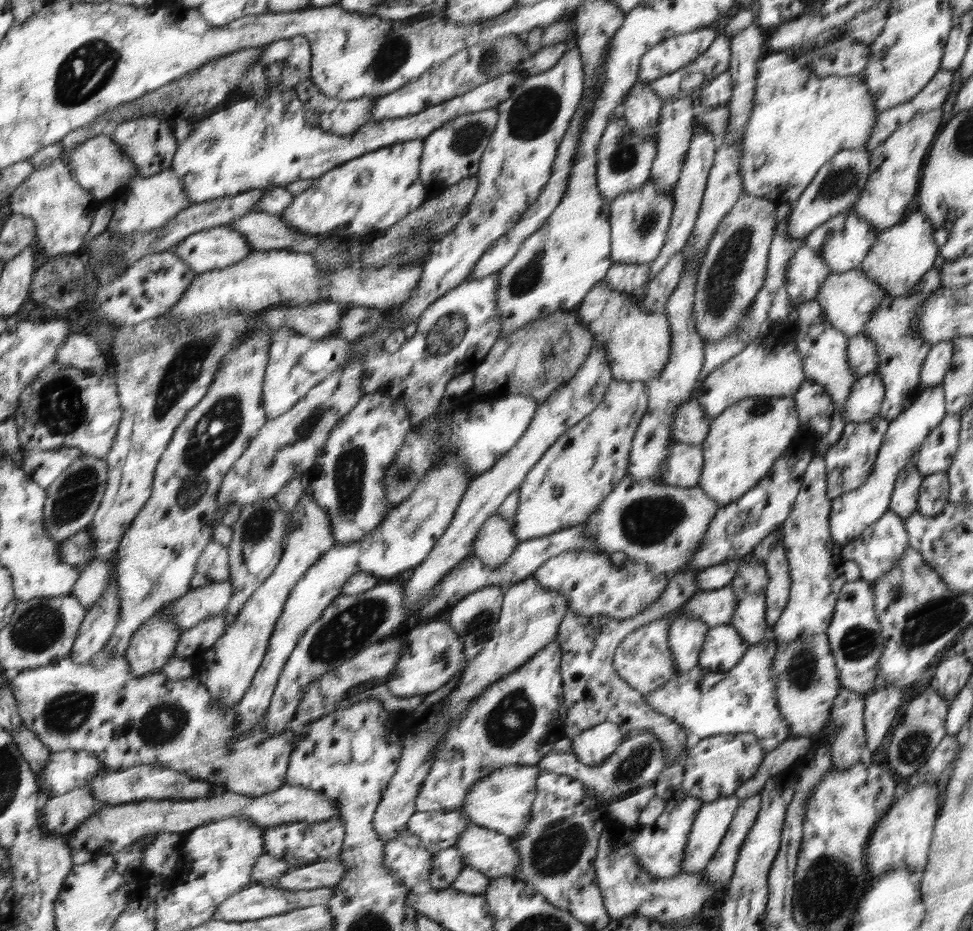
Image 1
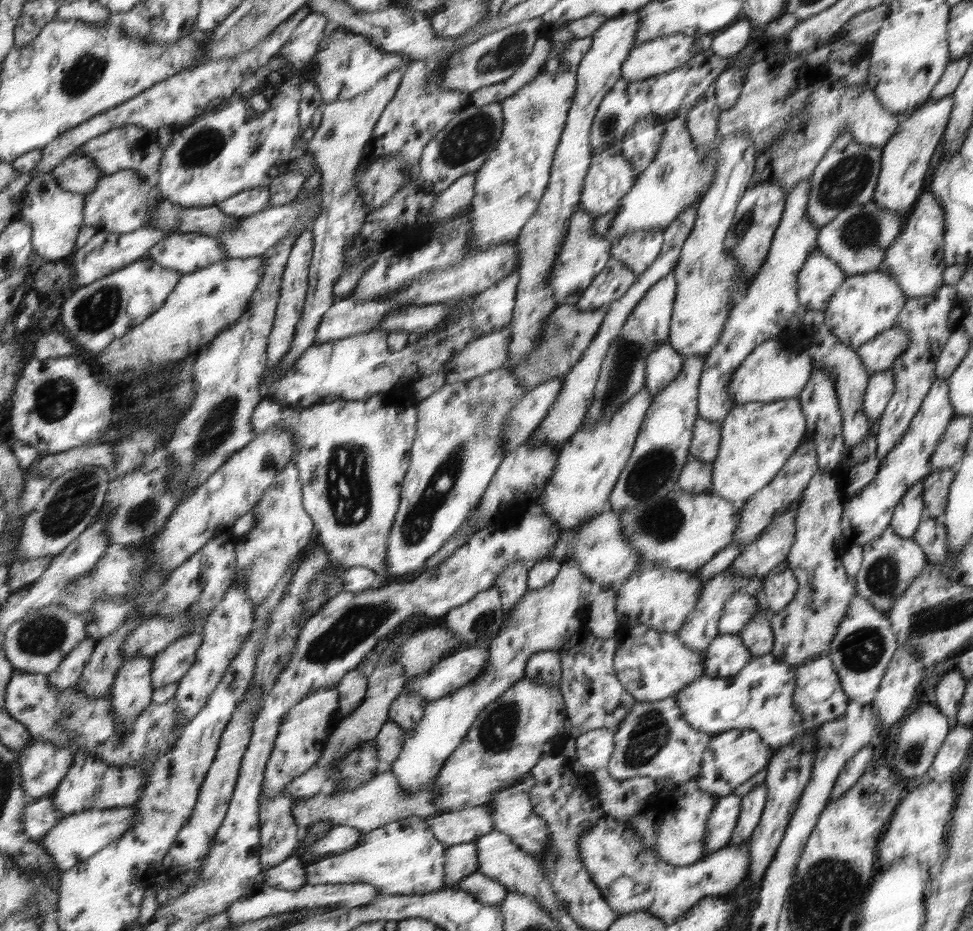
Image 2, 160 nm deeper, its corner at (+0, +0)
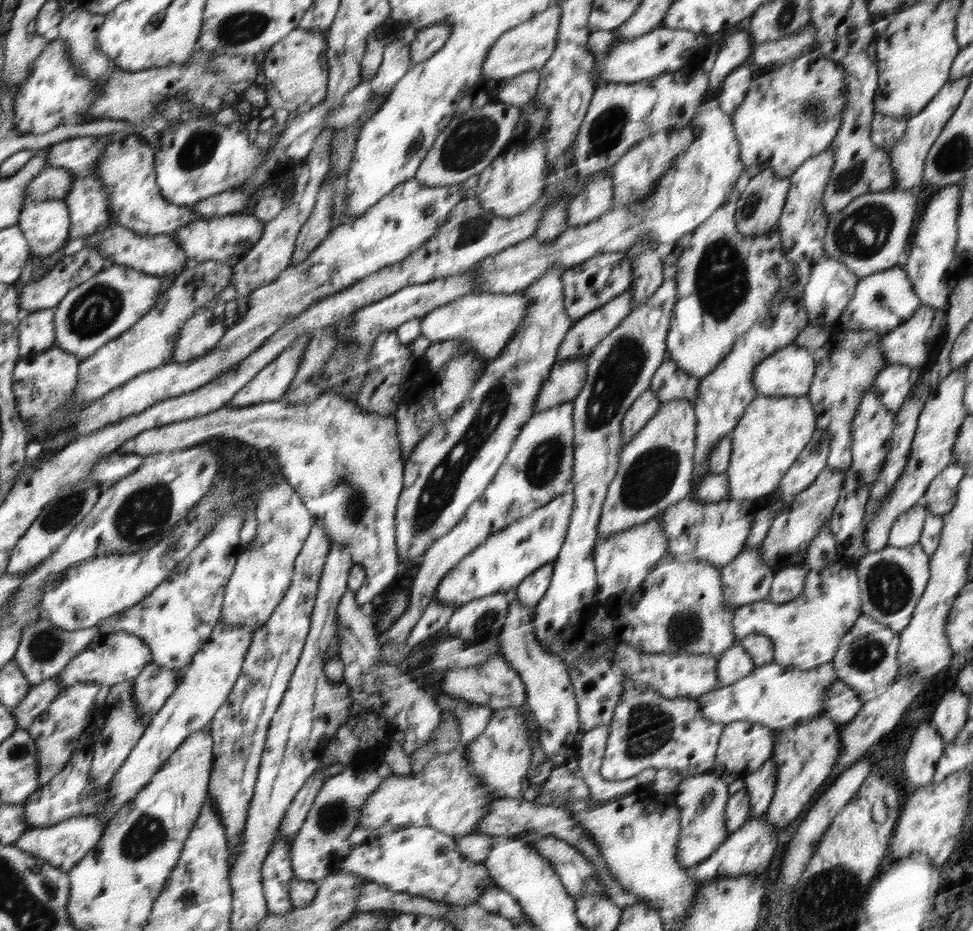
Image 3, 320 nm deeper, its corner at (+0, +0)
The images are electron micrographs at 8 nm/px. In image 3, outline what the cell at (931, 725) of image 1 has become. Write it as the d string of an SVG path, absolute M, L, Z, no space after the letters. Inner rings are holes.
M924 721L914 733L912 742L904 757L903 770L914 788L924 787L934 780L938 772L940 757L946 748L945 742L931 721Z

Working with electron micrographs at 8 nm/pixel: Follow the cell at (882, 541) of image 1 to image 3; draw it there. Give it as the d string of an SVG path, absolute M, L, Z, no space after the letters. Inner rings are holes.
M919 542L904 548L887 544L879 552L865 555L856 567L859 573L859 586L862 591L862 613L880 624L885 624L896 633L906 629L914 616L916 606L922 600L923 593L926 592L927 582L930 580L931 574L930 563L930 556Z

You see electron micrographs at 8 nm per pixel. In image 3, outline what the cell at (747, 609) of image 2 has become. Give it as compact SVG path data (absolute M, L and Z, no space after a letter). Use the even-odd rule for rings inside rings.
M829 522L812 539L808 550L806 550L806 559L800 565L807 570L807 578L806 588L803 589L798 600L776 604L767 599L736 607L734 630L737 641L752 633L760 633L771 638L775 643L774 661L776 663L786 668L810 670L832 662L840 639L855 625L862 613L862 591L856 567L848 566L840 559L836 541L830 532Z

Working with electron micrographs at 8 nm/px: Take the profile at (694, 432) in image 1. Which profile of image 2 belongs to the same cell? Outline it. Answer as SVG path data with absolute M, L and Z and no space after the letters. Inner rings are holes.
M698 417L690 447L690 457L698 461L714 463L720 447L721 422Z

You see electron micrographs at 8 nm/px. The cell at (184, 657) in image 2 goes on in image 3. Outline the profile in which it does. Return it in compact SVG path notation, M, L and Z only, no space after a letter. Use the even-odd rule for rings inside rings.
M150 663L135 678L134 703L137 712L151 720L162 709L182 680L182 670Z

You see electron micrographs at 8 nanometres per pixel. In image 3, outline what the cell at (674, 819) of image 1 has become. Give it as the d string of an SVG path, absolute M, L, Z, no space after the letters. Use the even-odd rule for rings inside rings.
M706 772L684 778L674 791L676 807L680 815L679 863L694 868L706 860L726 840L729 834L725 825L725 813L729 799L728 783L718 775Z

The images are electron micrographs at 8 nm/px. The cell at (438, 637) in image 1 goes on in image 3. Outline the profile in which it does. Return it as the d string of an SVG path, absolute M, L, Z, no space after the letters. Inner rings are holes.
M495 652L484 664L449 670L441 681L442 693L456 696L480 706L490 705L493 711L511 706L523 706L526 701L526 687L518 671L499 652Z

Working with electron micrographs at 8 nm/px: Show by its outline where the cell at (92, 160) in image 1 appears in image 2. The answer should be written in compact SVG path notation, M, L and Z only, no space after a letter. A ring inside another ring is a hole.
M80 149L53 170L59 185L72 192L87 193L106 175Z

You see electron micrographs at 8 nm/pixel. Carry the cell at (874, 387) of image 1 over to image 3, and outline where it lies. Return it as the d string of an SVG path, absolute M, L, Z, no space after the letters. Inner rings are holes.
M902 363L889 364L881 370L874 381L873 393L894 415L911 393L913 373L911 366Z

